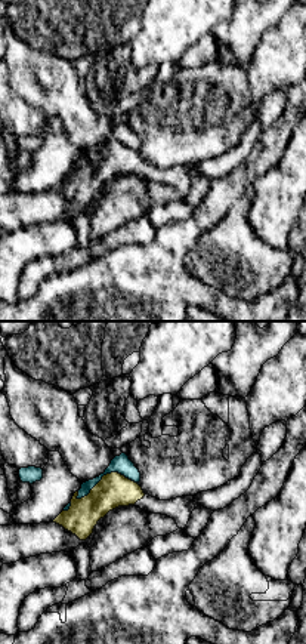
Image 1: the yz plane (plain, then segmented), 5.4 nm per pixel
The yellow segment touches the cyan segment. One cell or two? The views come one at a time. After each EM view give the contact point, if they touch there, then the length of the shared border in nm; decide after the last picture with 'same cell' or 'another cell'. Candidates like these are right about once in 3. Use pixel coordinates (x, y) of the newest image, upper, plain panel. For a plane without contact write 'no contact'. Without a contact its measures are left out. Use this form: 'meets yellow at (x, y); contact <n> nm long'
meets yellow at (107, 142); contact 360 nm long

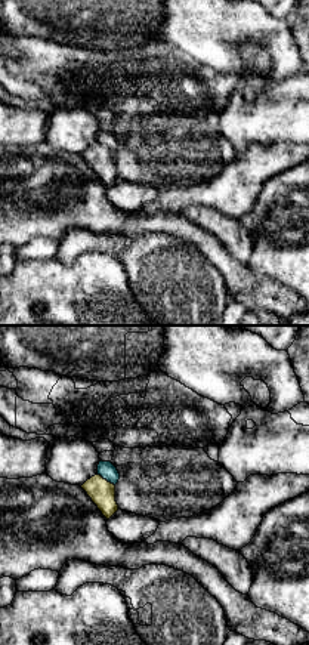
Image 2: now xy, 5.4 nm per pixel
meets yellow at (105, 148); contact 120 nm long

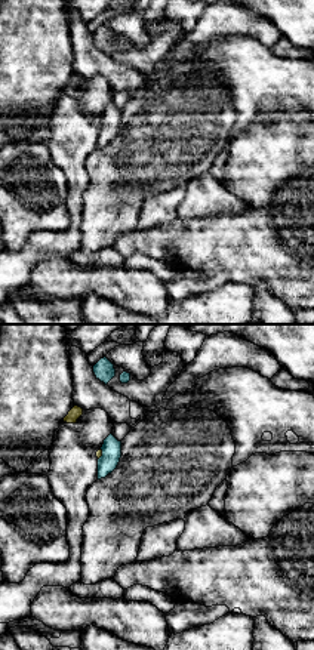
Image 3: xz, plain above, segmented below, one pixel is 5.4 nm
meets yellow at (101, 123); contact 70 nm long

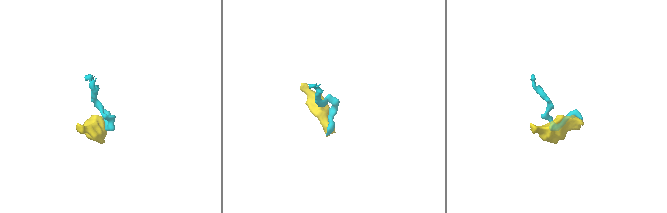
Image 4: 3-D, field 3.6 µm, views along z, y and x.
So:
another cell

